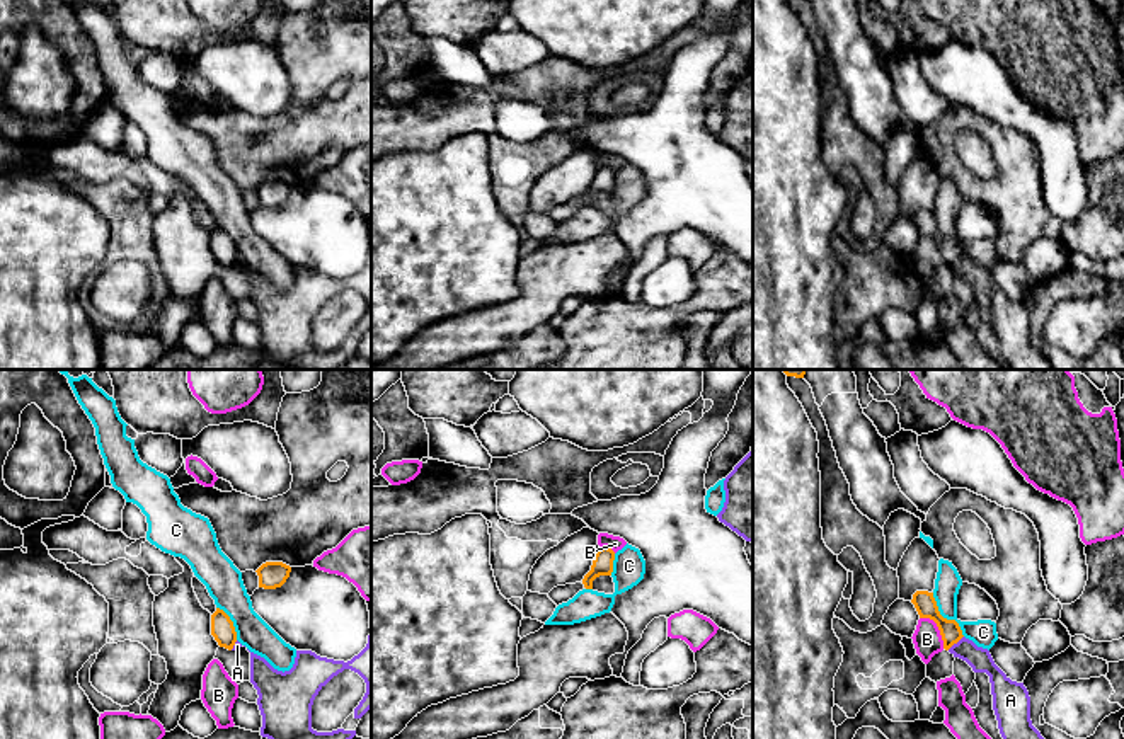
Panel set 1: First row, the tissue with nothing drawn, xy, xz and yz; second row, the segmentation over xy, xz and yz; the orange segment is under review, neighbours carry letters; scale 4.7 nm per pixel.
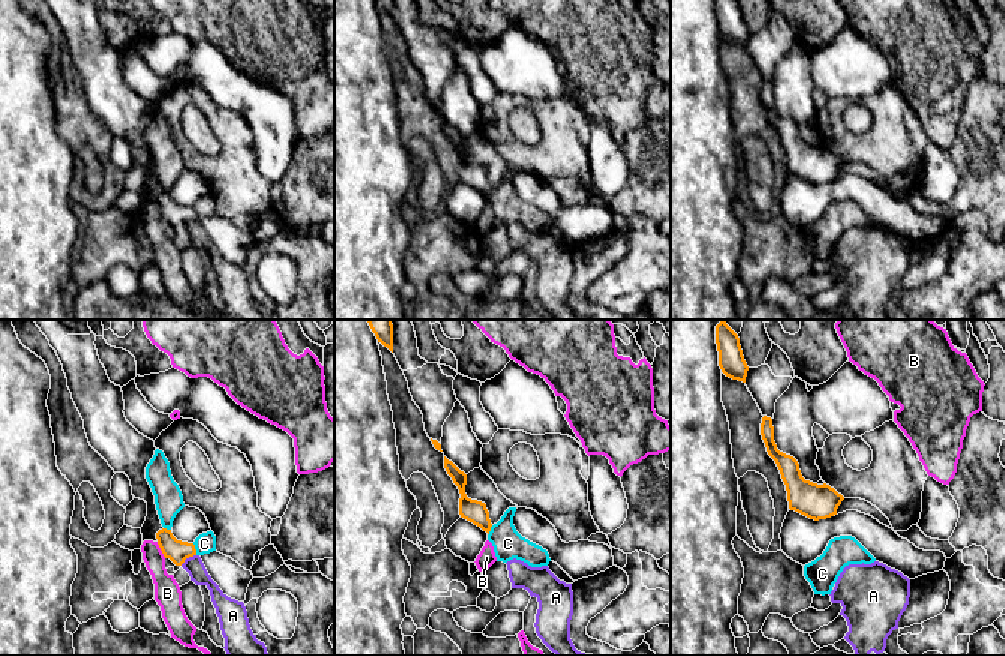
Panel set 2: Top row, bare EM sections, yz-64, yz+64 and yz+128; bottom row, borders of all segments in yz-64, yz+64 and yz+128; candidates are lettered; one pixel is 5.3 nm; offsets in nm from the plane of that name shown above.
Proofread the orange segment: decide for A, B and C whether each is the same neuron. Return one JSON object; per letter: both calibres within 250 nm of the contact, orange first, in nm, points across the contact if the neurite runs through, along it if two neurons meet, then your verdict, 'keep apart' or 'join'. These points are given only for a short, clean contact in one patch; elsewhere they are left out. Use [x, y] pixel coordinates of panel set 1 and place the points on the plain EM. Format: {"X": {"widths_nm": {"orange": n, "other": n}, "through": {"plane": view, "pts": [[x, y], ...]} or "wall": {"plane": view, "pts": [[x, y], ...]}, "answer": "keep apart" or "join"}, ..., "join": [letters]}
{"A": {"widths_nm": {"orange": 100, "other": 110}, "wall": {"plane": "yz", "pts": [[963, 254], [947, 268]]}, "answer": "keep apart"}, "B": {"widths_nm": {"orange": 100, "other": 140}, "answer": "keep apart"}, "C": {"widths_nm": {"orange": 100, "other": 130}, "wall": {"plane": "yz", "pts": [[932, 211], [937, 229], [944, 235], [952, 237], [964, 254]]}, "answer": "keep apart"}, "join": []}

